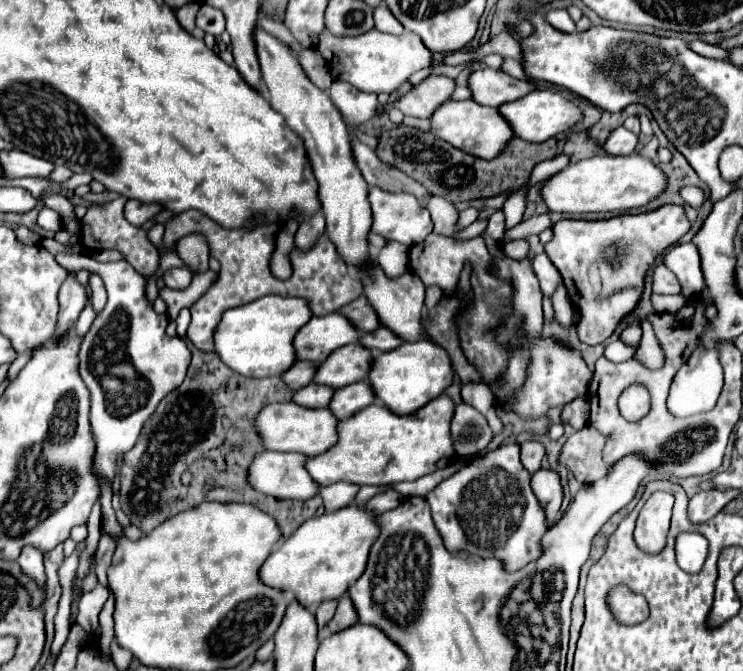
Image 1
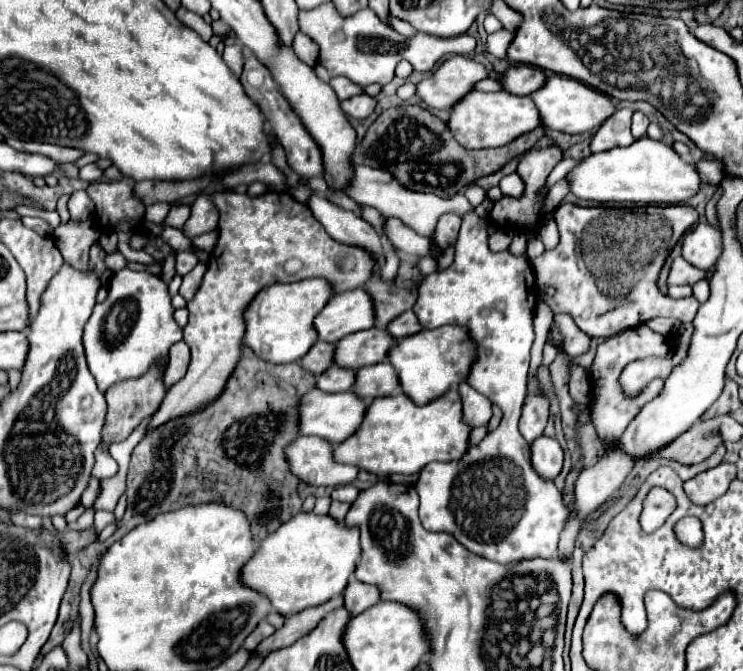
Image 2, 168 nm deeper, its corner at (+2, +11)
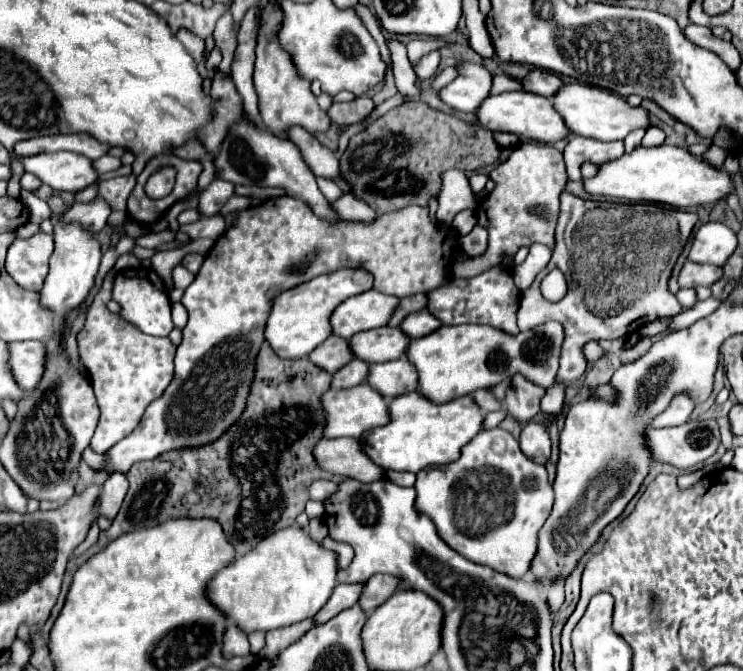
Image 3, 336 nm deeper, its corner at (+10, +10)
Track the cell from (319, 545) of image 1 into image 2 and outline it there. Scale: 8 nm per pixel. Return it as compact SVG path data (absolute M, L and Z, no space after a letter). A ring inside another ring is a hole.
M297 513L297 517L289 519L277 533L271 533L255 551L255 555L241 567L241 583L249 589L255 589L257 593L265 595L271 603L271 607L283 615L289 617L293 613L299 613L309 607L323 605L325 601L341 595L345 591L349 575L355 571L355 561L361 555L359 549L359 533L357 529L349 529L335 521L329 515L315 515L315 513Z

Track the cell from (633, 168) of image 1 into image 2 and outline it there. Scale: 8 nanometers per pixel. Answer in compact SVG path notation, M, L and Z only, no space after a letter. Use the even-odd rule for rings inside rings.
M643 137L629 147L595 153L579 161L579 165L567 175L571 181L571 193L595 203L643 203L643 205L673 205L685 203L695 197L701 185L697 169L675 153L675 149L663 141Z

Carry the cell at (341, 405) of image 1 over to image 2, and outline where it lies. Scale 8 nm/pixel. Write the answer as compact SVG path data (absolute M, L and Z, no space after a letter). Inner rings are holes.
M389 361L363 367L357 371L355 393L365 397L365 401L373 401L375 397L387 397L399 389L399 377Z

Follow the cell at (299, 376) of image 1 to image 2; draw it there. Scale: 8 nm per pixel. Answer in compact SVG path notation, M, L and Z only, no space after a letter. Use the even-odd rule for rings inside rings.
M317 341L307 357L301 361L301 365L305 365L305 369L313 371L315 375L321 375L323 371L327 371L333 365L333 355L335 355L335 343L325 343L325 341Z

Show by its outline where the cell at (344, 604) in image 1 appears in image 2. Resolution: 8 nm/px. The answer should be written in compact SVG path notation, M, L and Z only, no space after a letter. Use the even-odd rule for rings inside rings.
M351 581L345 589L345 609L359 615L381 601L381 591L377 585L367 585L361 581Z

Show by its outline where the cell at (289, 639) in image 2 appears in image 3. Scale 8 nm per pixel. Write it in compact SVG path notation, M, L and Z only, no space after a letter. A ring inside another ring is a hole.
M337 584L331 598L327 600L327 604L315 614L315 618L313 618L315 626L325 624L333 616L337 616L341 610L351 608L353 604L357 604L361 588L363 588L363 584Z

